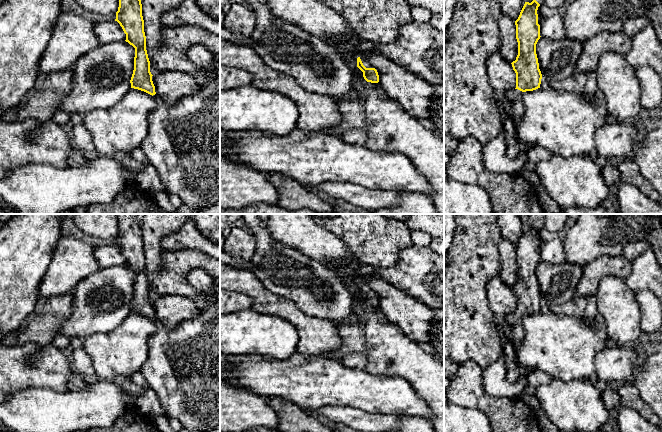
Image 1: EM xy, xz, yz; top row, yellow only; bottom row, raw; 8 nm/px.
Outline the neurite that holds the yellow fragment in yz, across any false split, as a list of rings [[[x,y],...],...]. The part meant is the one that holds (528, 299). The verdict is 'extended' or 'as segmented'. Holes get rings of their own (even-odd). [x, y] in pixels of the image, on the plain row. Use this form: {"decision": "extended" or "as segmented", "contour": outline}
{"decision": "extended", "contour": [[[535,223],[531,227],[525,226],[515,245],[518,279],[511,288],[516,297],[516,312],[504,317],[510,332],[502,342],[509,382],[517,382],[521,377],[527,380],[529,374],[535,371],[519,364],[515,345],[524,339],[523,317],[536,314],[541,308],[542,298],[536,278],[536,268],[541,261],[537,238],[539,230]]]}

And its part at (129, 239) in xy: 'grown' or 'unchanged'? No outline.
grown

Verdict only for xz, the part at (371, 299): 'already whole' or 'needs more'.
needs more

